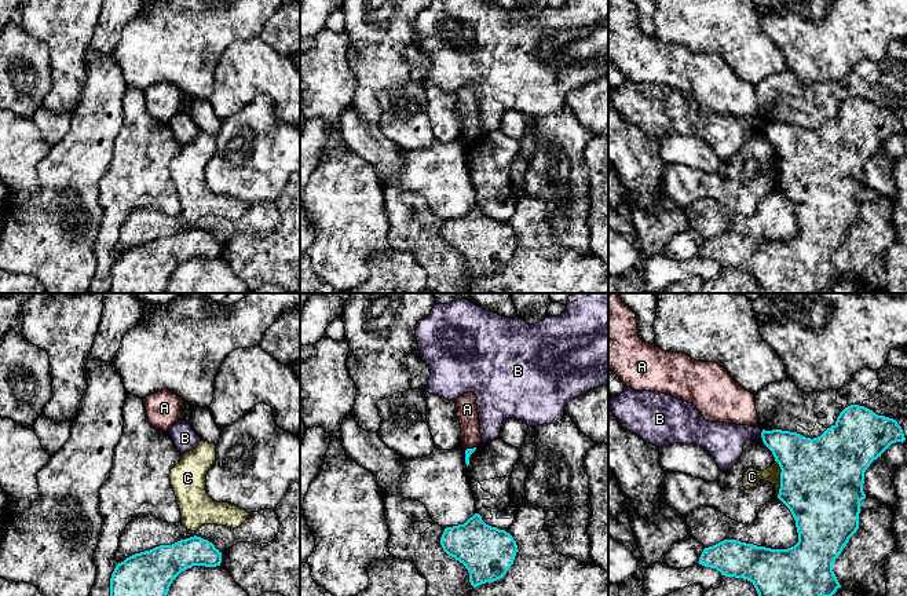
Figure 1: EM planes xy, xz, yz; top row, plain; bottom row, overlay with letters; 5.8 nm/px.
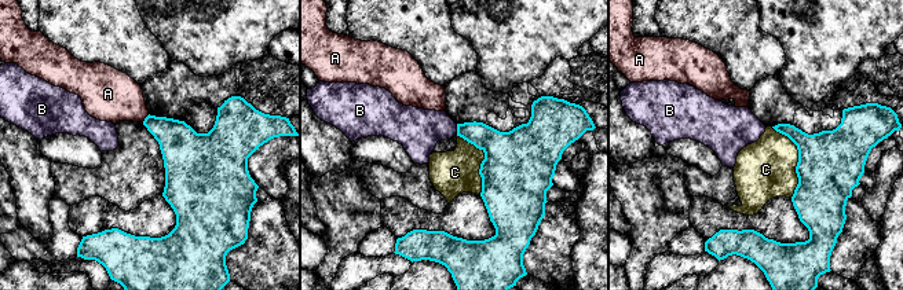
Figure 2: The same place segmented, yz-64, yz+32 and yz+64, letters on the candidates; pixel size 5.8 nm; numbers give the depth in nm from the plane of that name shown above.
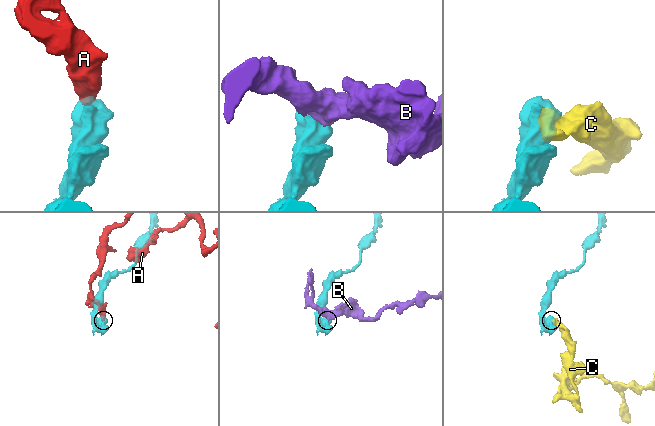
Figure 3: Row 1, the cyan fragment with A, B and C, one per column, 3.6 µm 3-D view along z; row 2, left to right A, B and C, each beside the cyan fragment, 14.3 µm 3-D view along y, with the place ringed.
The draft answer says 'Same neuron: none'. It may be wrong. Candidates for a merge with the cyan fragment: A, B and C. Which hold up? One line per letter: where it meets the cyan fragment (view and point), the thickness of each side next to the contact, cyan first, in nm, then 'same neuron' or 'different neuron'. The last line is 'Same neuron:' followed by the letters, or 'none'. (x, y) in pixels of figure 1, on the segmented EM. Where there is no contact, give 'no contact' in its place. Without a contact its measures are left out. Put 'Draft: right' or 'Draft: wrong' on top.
Draft: right
A: xz (470, 449) | 50/130 nm | different neuron
B: yz (761, 435) | 240/220 nm | different neuron
C: yz (781, 478) | 480/100 nm | different neuron
Same neuron: none

